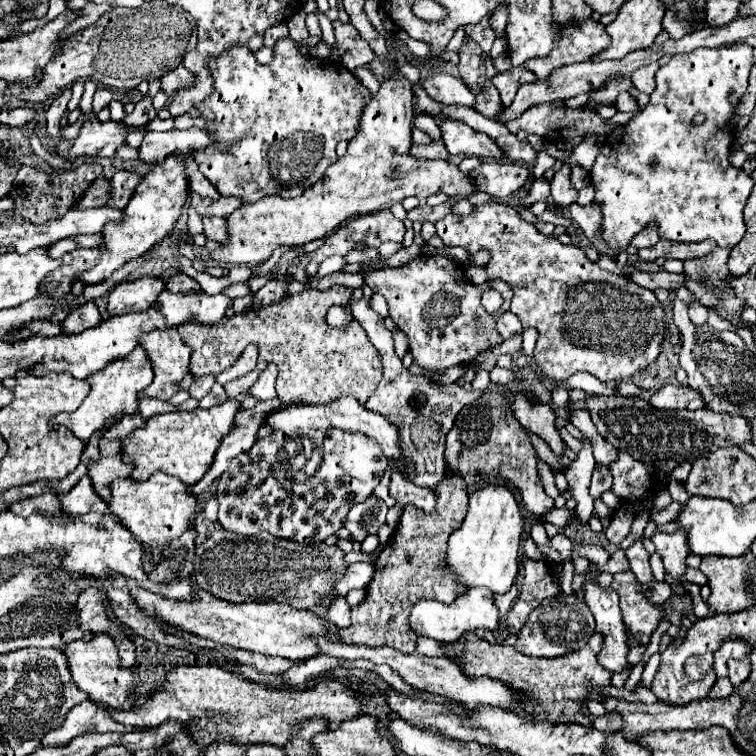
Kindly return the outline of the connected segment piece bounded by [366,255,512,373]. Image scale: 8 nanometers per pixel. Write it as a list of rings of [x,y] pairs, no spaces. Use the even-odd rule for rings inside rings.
[[[424,255],[400,267],[370,271],[366,273],[366,283],[386,299],[390,319],[406,333],[414,363],[424,369],[442,373],[452,365],[470,365],[478,357],[478,351],[504,341],[496,331],[496,321],[510,309],[512,289],[502,279],[490,279],[484,285],[474,285],[464,277],[464,271],[456,261],[442,255]],[[486,289],[496,289],[504,297],[502,309],[494,315],[488,315],[480,303],[480,295]]]

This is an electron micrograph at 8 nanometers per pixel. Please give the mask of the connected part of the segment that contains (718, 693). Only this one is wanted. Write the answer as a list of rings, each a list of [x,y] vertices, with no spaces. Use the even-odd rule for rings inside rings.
[[[724,677],[724,679],[716,679],[716,683],[714,683],[712,691],[710,691],[710,697],[712,697],[712,699],[728,697],[732,691],[734,691],[734,685],[730,683],[730,679],[728,679],[728,677]]]

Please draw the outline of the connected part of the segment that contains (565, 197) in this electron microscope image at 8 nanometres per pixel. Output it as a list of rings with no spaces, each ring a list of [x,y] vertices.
[[[562,165],[562,169],[554,175],[554,179],[550,183],[552,199],[558,207],[568,207],[568,205],[576,203],[576,199],[578,199],[578,191],[570,183],[568,169],[570,169],[570,165]]]

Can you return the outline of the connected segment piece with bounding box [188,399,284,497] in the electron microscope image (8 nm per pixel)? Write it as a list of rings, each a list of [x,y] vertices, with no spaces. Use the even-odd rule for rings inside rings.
[[[272,399],[272,401],[256,403],[252,409],[244,409],[244,411],[236,413],[232,429],[228,431],[224,441],[220,441],[220,447],[218,447],[214,461],[212,461],[212,467],[208,469],[208,473],[196,485],[192,485],[188,489],[188,493],[192,497],[202,495],[204,489],[208,489],[214,483],[214,479],[218,479],[228,469],[230,461],[236,455],[246,453],[254,445],[256,431],[260,427],[260,417],[264,417],[264,413],[268,413],[268,409],[276,409],[276,405],[284,405],[284,403],[278,401],[278,399]]]

